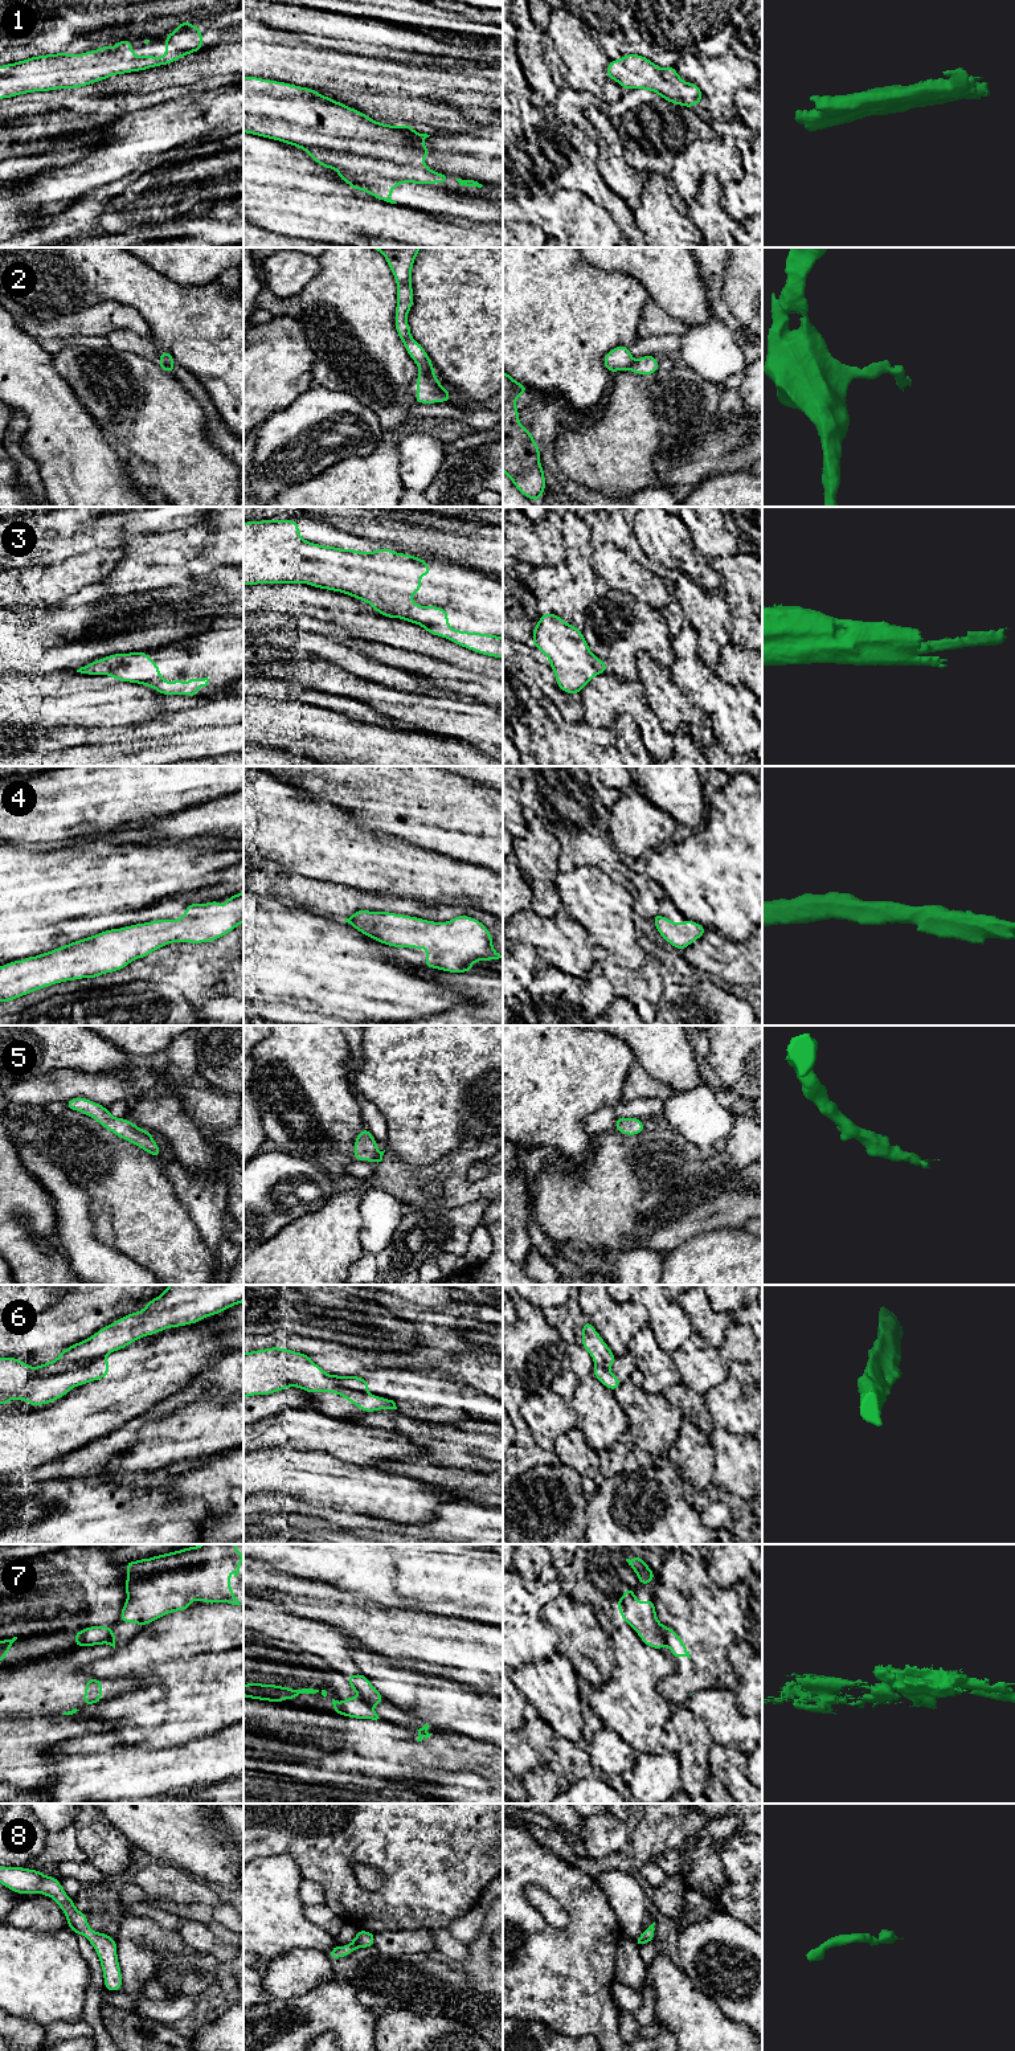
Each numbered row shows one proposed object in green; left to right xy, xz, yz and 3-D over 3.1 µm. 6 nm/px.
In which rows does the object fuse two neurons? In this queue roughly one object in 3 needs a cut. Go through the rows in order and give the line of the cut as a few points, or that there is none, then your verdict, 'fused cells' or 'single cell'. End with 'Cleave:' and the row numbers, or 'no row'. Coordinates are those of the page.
1: cut none; single cell
2: cut xy (160, 361), (174, 364); fused cells
3: cut none; single cell
4: cut none; single cell
5: cut none; single cell
6: cut none; single cell
7: cut yz (663, 1626), (667, 1644); fused cells
8: cut none; single cell
Cleave: 2, 7

